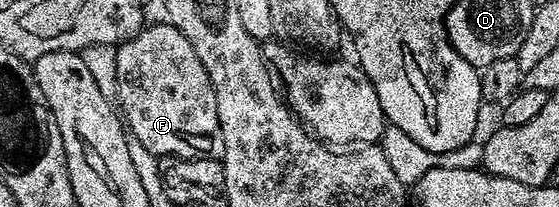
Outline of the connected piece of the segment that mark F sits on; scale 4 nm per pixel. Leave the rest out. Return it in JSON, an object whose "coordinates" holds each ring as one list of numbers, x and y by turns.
{"coordinates":[[169,23,150,25,138,34,127,36,117,46,116,79,118,80,117,104,128,130,135,142,143,145,147,154,159,159,179,157,180,159,216,159,222,160,224,151,224,135,220,131,220,119,216,111,216,91,208,79,208,71,204,71,204,63,200,63,200,55,192,51,192,43,184,39,184,35]]}

